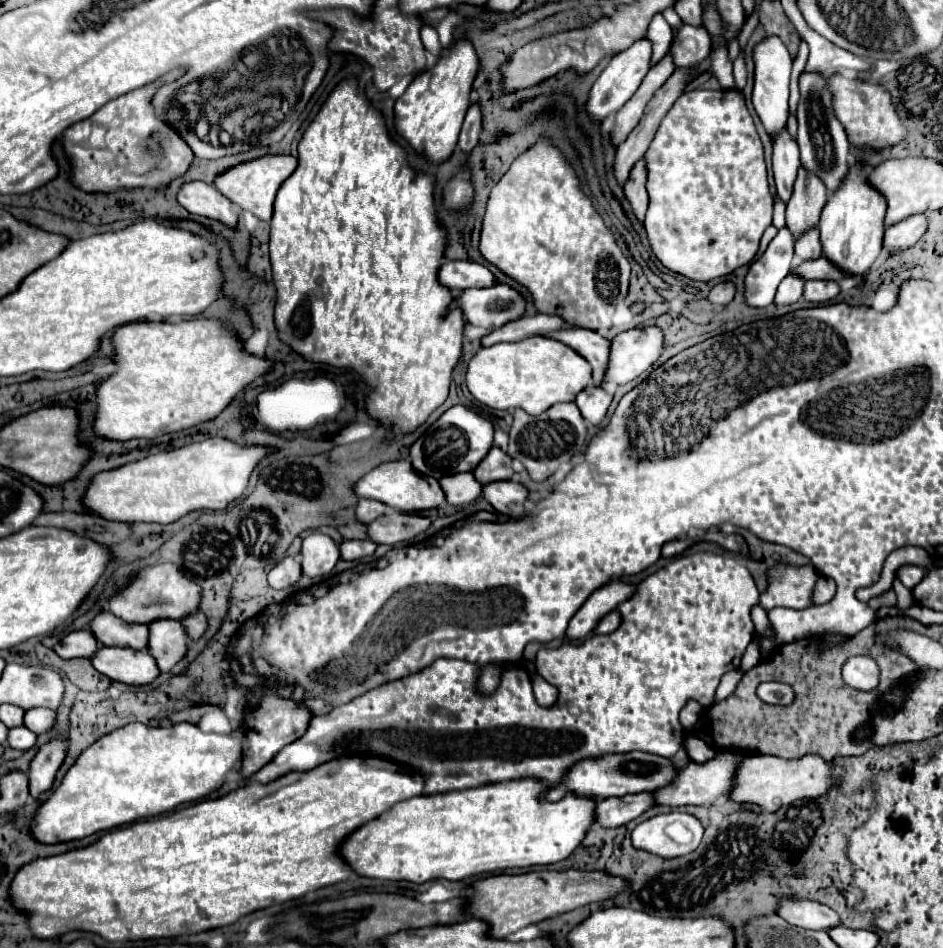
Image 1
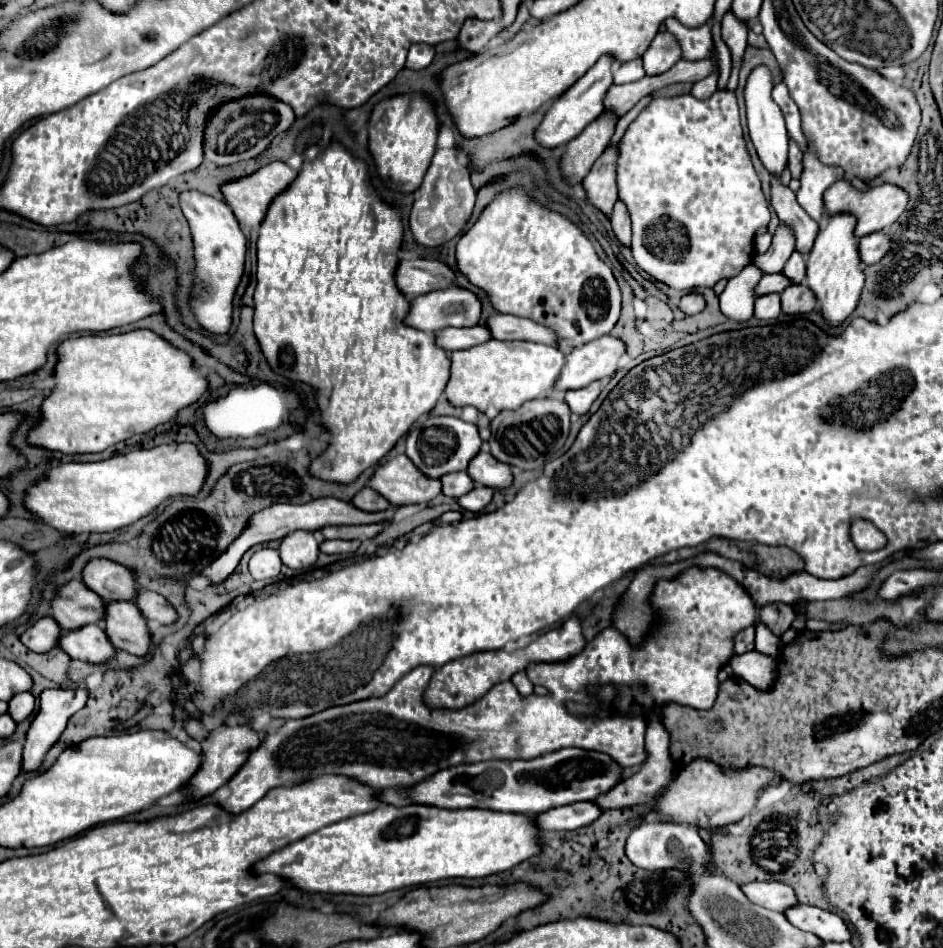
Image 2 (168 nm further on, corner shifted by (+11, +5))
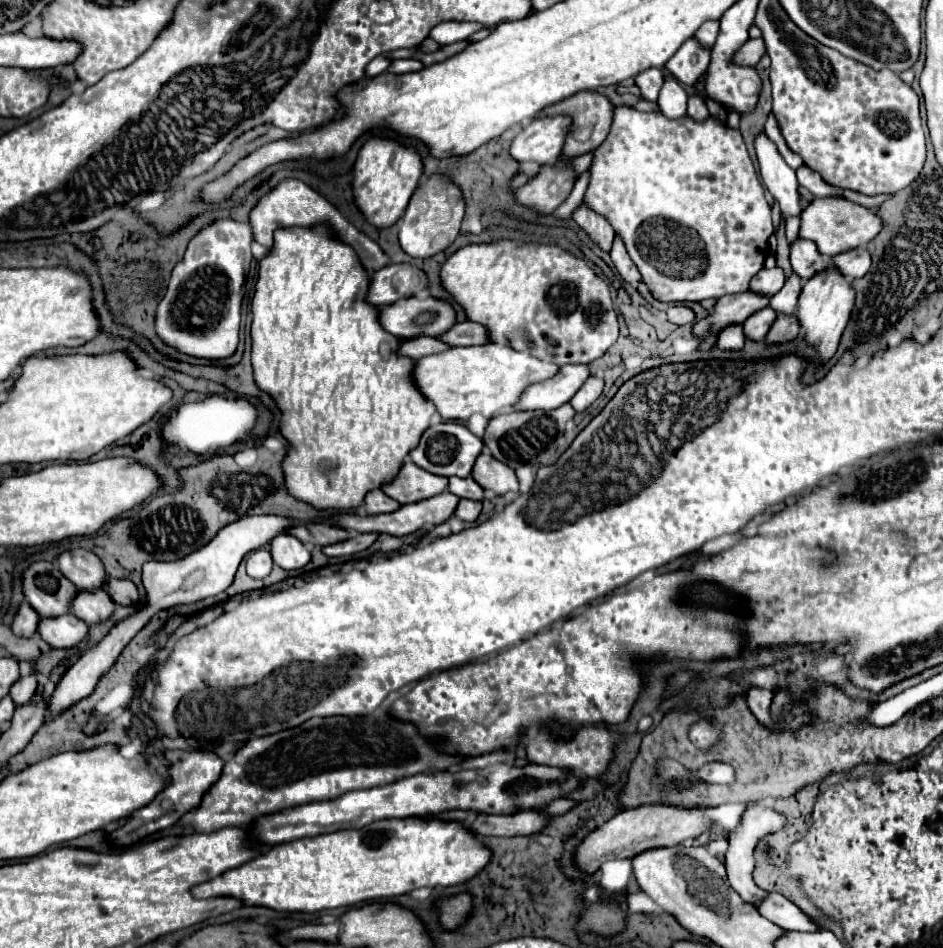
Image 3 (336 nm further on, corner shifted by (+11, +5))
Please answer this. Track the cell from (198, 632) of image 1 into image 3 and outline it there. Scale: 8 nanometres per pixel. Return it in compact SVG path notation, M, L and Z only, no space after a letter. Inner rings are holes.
M109 580L109 596L113 596L113 600L119 606L137 606L139 604L139 590L131 580Z

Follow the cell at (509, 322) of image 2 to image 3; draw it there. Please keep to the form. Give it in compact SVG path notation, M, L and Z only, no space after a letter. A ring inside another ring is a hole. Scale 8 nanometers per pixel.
M459 322L449 332L445 332L445 336L439 338L453 346L477 346L489 342L489 330L483 324Z

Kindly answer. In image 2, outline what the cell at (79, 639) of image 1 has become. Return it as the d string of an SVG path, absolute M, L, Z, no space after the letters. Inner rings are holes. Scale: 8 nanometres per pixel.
M45 616L45 618L39 618L33 626L29 626L21 634L21 642L29 650L45 654L45 652L49 652L51 648L57 646L59 634L61 634L61 628L57 626L57 622L53 618L49 618L49 616Z

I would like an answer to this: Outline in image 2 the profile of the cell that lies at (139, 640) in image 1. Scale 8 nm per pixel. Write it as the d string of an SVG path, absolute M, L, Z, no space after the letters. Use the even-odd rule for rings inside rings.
M71 580L59 586L51 600L51 616L57 620L61 630L73 630L93 622L101 624L103 614L103 600L81 580Z

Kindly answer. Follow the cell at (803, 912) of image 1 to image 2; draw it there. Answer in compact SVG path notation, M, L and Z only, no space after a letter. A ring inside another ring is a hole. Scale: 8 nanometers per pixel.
M749 882L741 890L753 904L775 912L785 912L797 904L793 888L783 882Z

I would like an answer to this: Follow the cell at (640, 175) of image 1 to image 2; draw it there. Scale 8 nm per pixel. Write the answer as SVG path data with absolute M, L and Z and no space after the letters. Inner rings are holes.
M617 202L615 208L613 208L611 226L613 226L615 238L623 246L631 246L631 220L629 220L629 212L627 212L627 208L625 208L623 202Z

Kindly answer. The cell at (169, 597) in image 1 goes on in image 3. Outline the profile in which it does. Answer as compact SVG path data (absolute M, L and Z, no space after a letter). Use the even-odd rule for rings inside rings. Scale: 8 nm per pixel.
M67 550L57 558L61 572L77 584L81 590L105 590L107 586L107 572L101 560L91 550Z

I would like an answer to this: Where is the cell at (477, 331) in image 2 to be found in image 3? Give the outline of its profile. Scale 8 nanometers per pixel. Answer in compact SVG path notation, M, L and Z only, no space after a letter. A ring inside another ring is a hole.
M417 336L413 340L403 340L399 352L405 356L413 356L413 358L423 358L429 354L437 354L437 352L445 352L451 346L447 342L441 342L439 338L433 336Z

